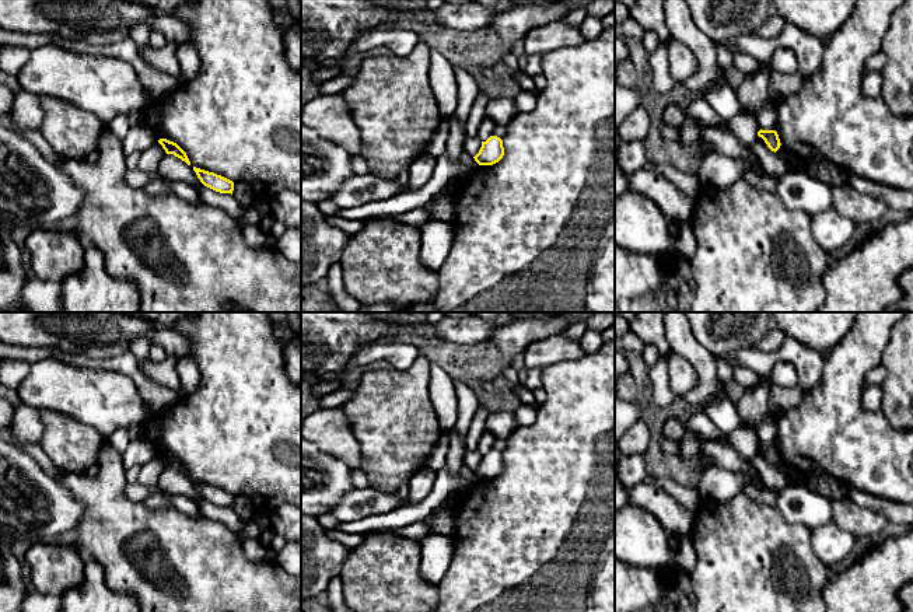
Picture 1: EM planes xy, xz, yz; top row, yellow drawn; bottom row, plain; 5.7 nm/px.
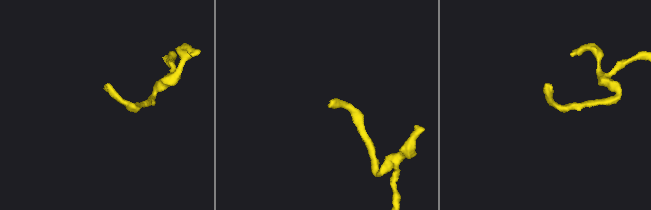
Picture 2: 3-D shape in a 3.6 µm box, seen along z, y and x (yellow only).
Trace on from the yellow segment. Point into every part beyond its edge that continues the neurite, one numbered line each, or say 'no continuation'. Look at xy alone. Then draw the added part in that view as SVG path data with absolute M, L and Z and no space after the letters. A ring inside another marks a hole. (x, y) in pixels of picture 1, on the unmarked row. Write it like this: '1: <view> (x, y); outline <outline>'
no continuation

